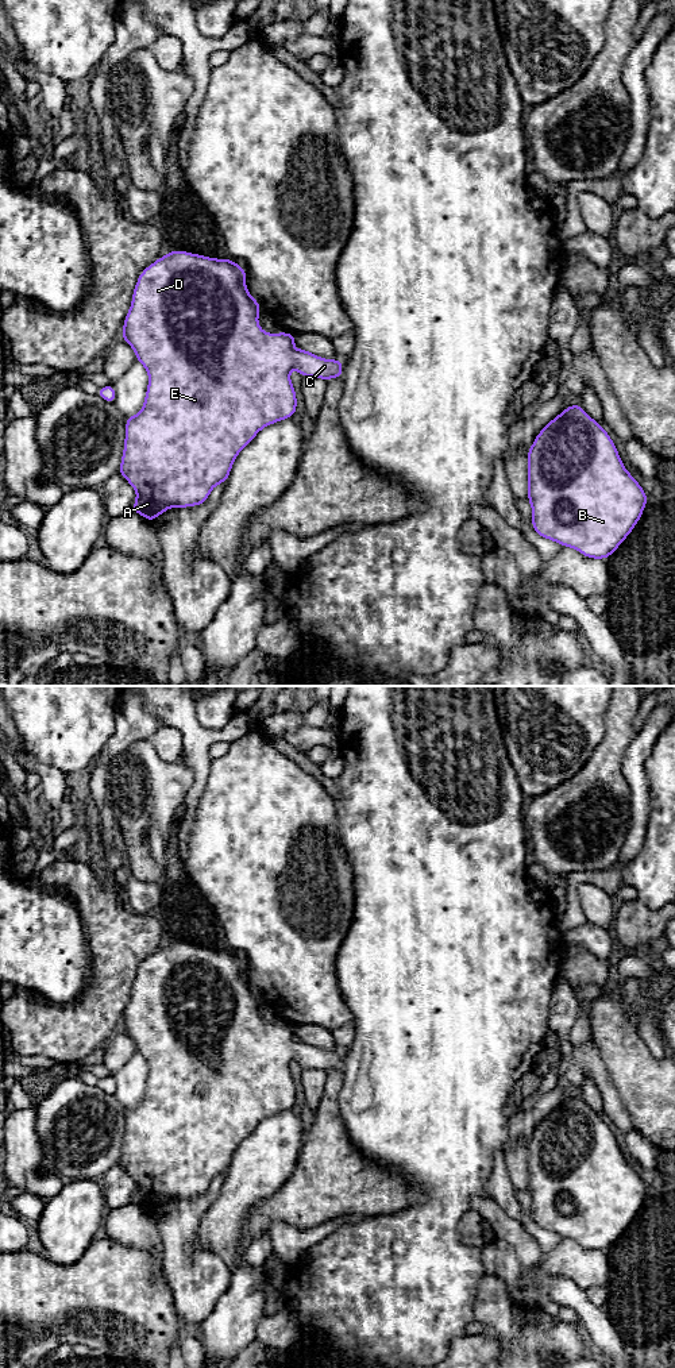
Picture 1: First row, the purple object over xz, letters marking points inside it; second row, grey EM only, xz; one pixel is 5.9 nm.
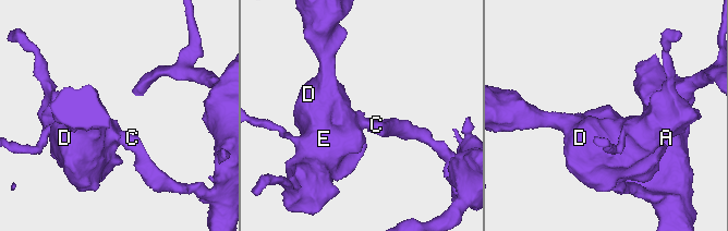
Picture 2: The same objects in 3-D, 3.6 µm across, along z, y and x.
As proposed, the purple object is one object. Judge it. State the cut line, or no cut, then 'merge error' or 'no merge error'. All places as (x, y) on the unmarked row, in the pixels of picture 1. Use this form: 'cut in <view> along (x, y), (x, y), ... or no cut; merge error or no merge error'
no cut; no merge error

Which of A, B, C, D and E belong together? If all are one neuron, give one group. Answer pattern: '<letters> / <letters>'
A B C D E

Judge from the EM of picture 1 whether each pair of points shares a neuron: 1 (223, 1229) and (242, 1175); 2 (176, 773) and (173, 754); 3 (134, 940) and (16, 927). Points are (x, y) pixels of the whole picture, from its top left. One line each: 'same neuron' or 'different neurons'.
1: same neuron
2: different neurons
3: different neurons

